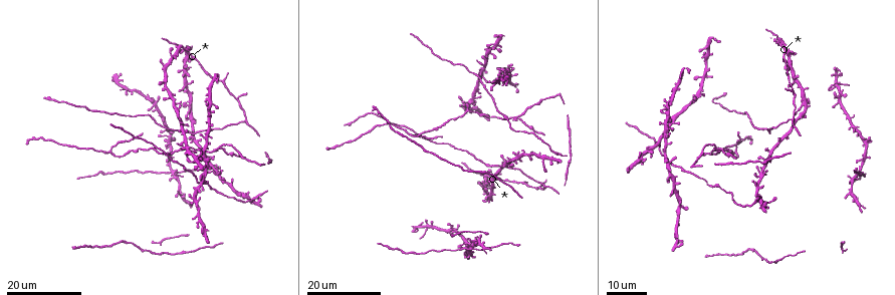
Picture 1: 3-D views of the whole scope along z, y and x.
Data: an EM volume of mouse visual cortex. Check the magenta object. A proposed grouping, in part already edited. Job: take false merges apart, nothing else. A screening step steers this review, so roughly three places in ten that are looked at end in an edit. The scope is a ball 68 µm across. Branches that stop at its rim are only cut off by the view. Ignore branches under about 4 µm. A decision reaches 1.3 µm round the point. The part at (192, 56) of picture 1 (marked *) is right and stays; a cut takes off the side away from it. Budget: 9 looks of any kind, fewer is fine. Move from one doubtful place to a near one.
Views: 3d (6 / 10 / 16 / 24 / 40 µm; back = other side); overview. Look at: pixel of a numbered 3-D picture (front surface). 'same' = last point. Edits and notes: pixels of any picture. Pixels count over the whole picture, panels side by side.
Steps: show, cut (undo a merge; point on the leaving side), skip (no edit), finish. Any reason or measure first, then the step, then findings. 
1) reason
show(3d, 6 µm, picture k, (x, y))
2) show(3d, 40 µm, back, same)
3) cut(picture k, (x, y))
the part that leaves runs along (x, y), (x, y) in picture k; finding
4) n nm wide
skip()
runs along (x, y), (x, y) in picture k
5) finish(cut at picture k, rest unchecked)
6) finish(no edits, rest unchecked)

four-way junction
show(3d, 24 µm, picture 1, (219, 149))

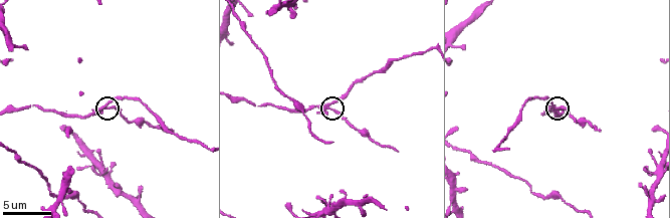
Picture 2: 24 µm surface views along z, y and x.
show(3d, 10 µm, picture 2, (102, 107))

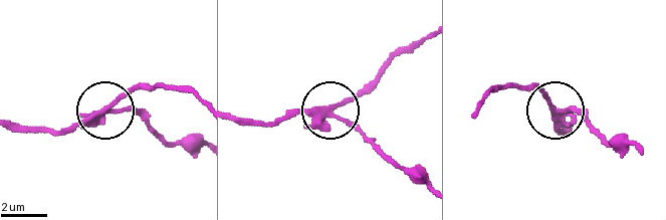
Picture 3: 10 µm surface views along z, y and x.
4 arms
cut(picture 3, (125, 108))
two cells meet here

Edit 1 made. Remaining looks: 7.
four-way junction
show(3d, 24 µm, picture 1, (545, 158))

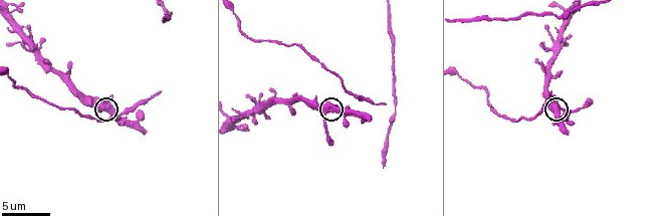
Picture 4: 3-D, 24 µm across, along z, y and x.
show(3d, 6 µm, picture 4, (328, 111))

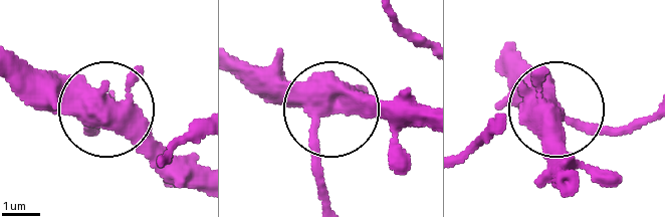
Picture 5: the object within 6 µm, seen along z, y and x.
skip()
all the same cell

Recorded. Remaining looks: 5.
show(3d, 24 µm, picture 1, (473, 247))

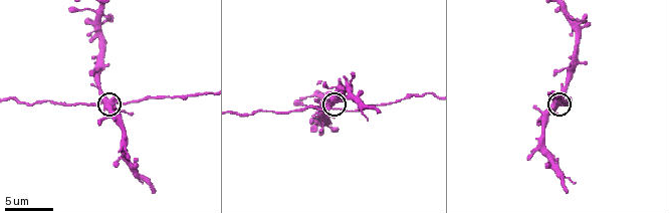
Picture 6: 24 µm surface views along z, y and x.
show(3d, 10 µm, picture 6, (103, 100))

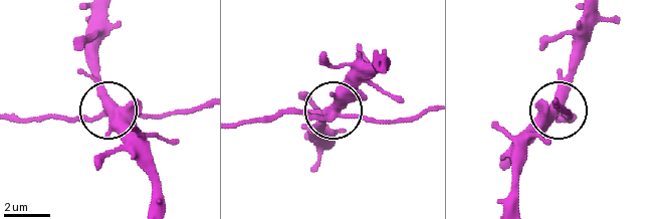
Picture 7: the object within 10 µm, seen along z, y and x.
4 arms
cut(picture 7, (74, 119))
the part that leaves runs along (108, 112), (87, 117), (12, 117) in picture 7; a second cell is stuck on

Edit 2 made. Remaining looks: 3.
branch point
show(3d, 16 µm, picture 1, (109, 150))

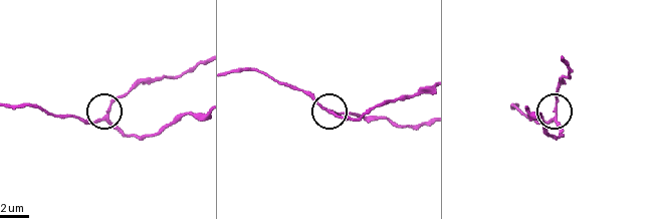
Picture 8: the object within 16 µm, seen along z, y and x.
show(3d, 6 µm, picture 8, (326, 111))

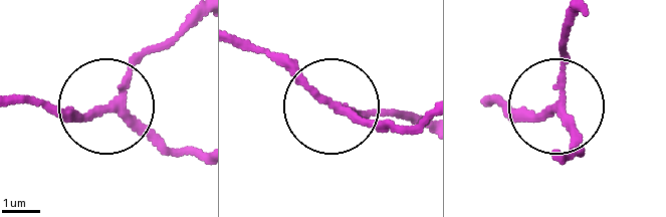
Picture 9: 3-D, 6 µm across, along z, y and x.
side arm 29 µm
cut(picture 9, (139, 53))
the part that leaves runs along (117, 105), (136, 60), (194, 25) in picture 9; two cells meet here

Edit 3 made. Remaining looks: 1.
finish(cut at picture 3, cut at picture 7, cut at picture 9, rest unchecked)

